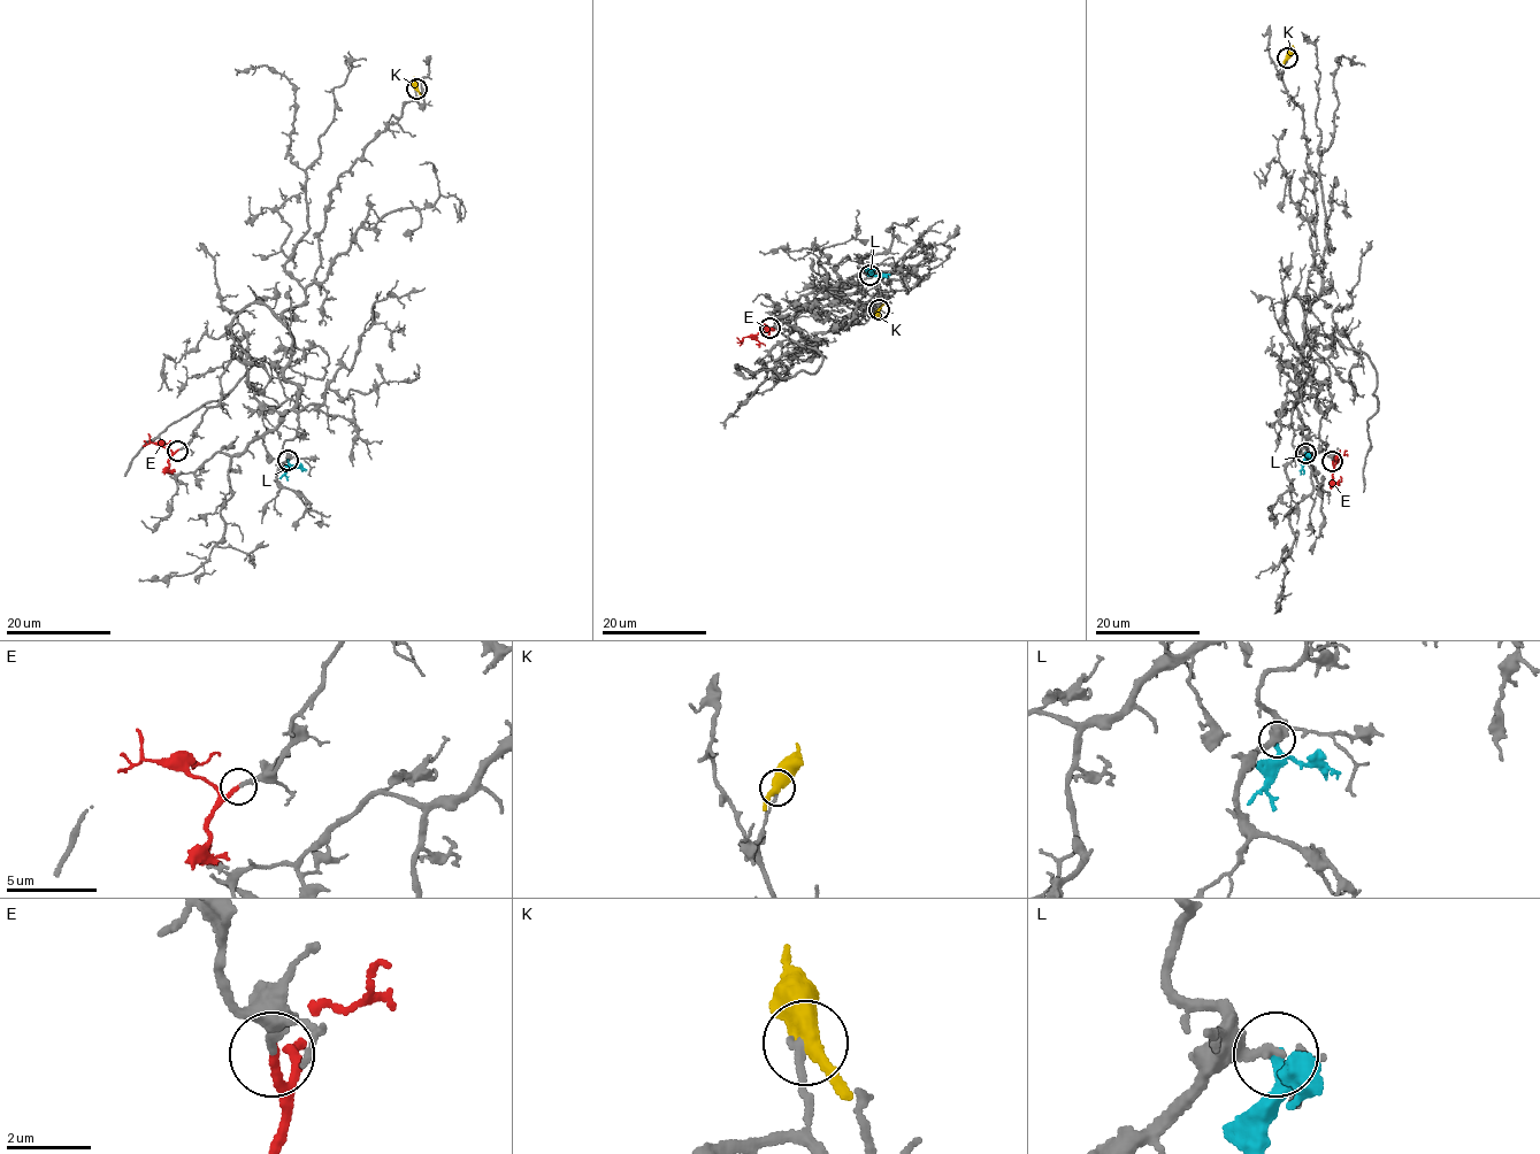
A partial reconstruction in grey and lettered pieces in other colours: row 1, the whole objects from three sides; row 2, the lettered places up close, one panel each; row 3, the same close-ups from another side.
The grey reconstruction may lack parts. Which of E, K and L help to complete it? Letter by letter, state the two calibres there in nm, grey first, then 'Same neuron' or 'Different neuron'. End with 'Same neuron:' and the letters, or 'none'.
E: Thickness 240 nm (grey) against 220 nm. Same neuron
K: Thickness 180 nm (grey) against 460 nm. Different neuron
L: Thickness 200 nm (grey) against 180 nm. Different neuron
Same neuron: E

